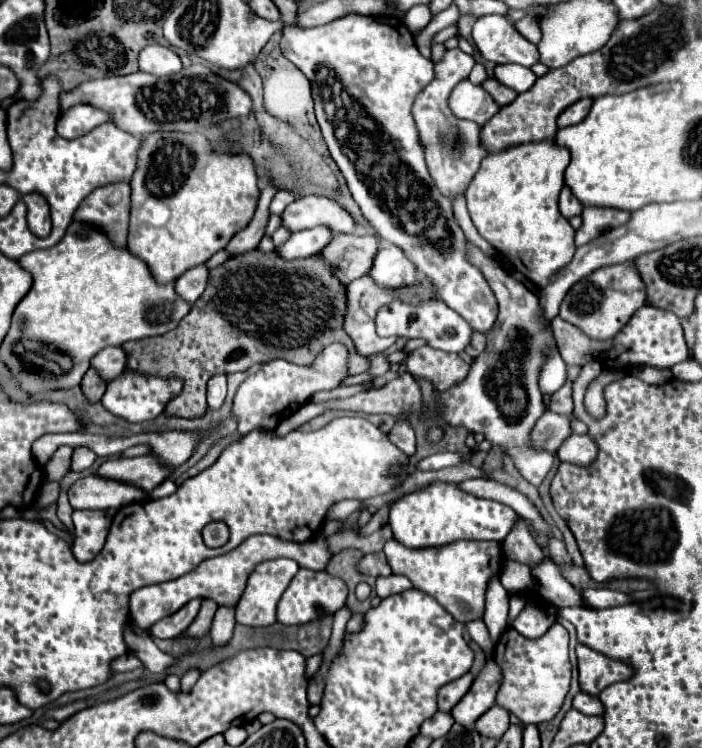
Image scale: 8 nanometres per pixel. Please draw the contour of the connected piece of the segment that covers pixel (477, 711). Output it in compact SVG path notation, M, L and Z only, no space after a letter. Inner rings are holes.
M488 658L486 666L476 676L472 688L452 708L454 720L464 726L474 724L486 710L494 706L500 684L502 684L502 670L498 670L498 664L494 662L494 658Z

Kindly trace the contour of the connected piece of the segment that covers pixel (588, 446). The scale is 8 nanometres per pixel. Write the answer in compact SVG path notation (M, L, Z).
M572 434L570 440L560 446L558 456L562 462L590 466L596 460L596 440L590 438L590 434Z

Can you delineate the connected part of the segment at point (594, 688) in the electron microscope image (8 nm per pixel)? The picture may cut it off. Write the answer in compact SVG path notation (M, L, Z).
M584 644L576 646L578 681L582 692L598 696L606 686L628 680L634 670L630 664L608 658Z

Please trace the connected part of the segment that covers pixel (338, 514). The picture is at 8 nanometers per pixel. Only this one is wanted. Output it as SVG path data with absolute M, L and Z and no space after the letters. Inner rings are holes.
M340 502L340 504L334 504L328 512L328 518L348 518L352 512L358 510L358 502Z

